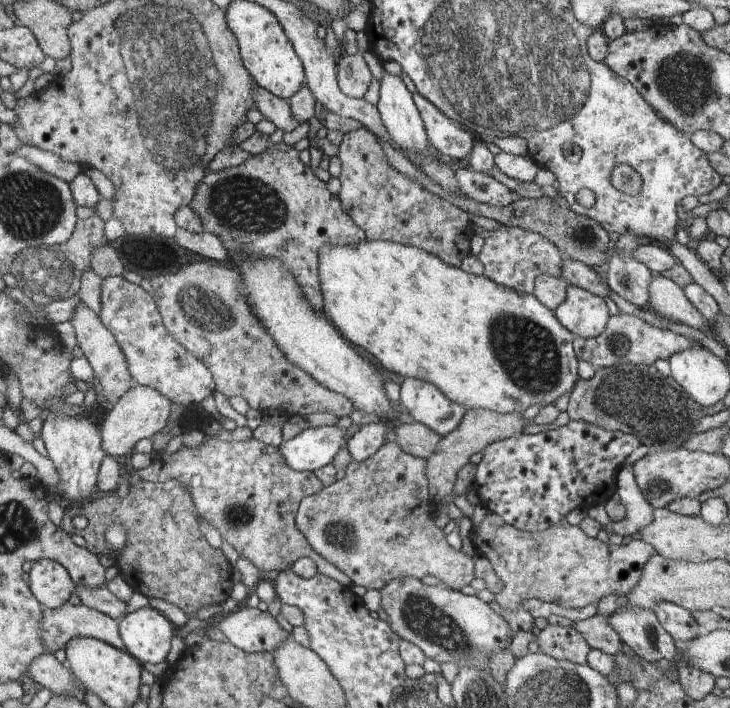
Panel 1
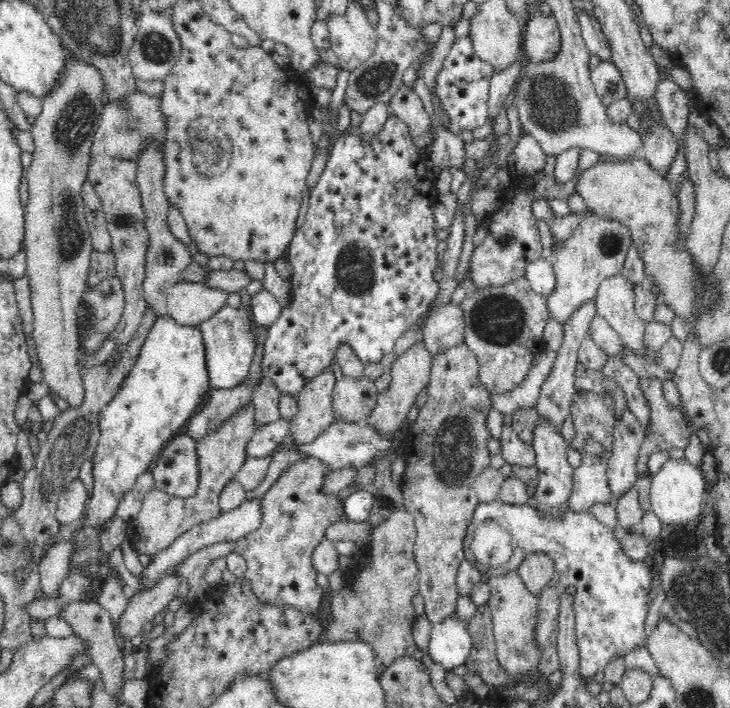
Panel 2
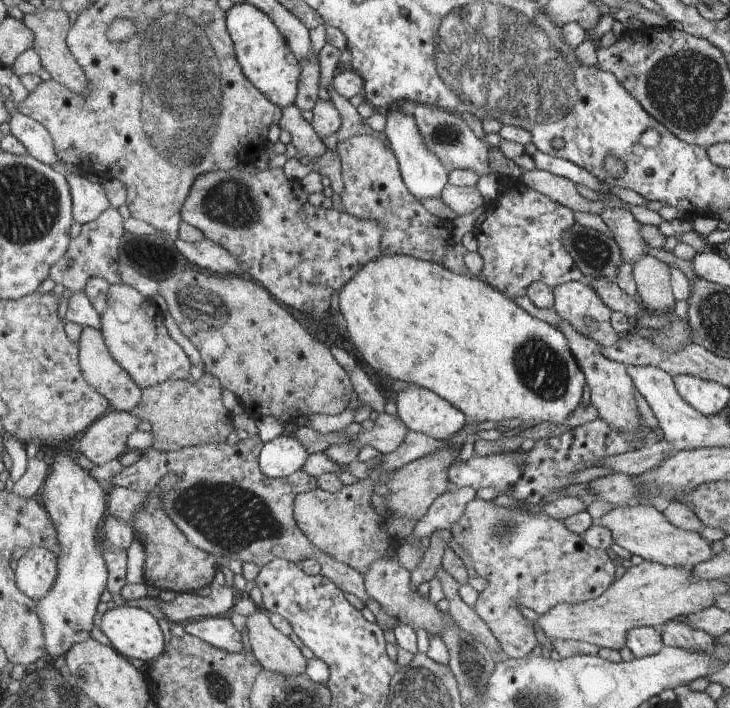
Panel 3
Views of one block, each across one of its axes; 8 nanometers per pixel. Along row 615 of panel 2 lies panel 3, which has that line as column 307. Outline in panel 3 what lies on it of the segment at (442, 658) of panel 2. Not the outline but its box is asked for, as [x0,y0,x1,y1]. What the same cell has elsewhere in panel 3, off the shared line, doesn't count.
[260,436,308,478]

